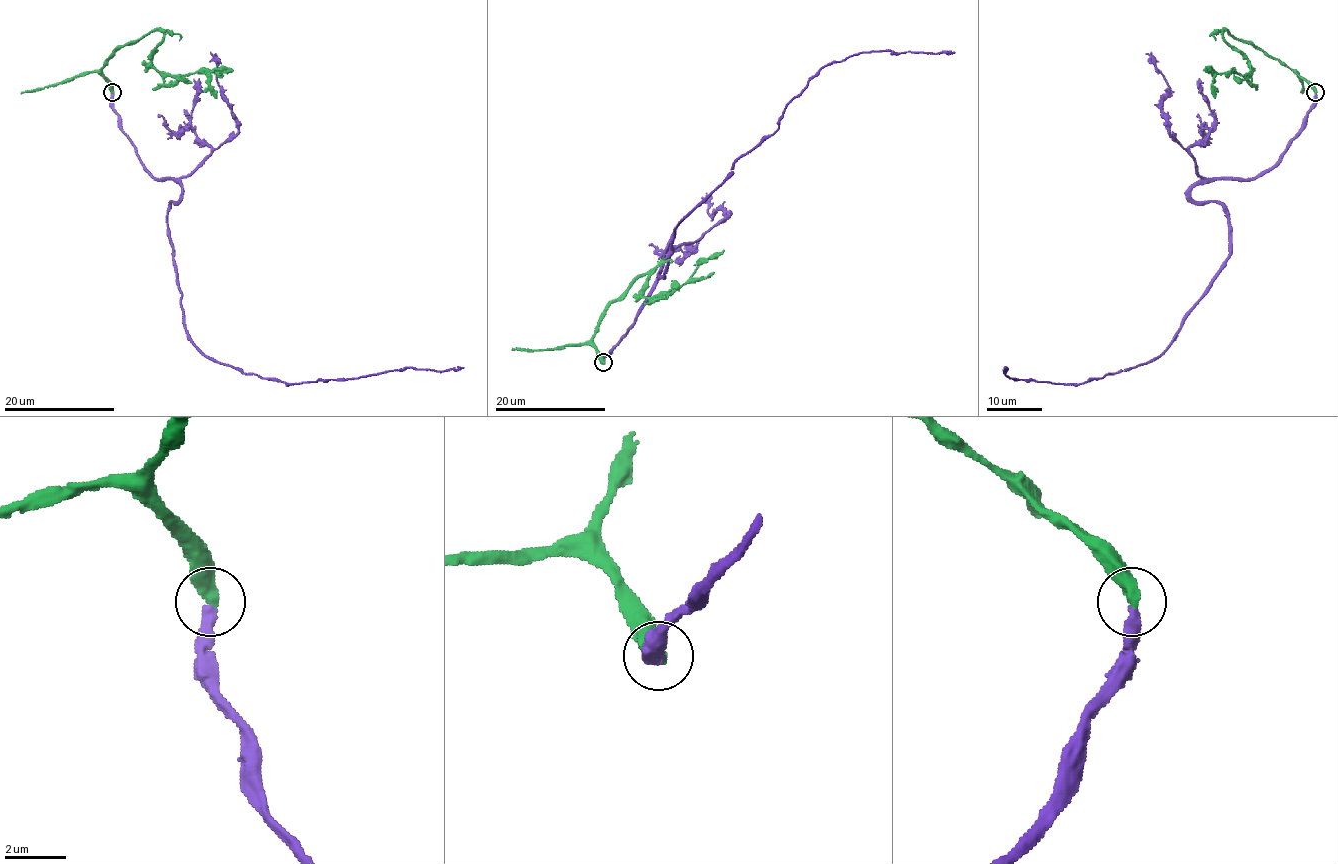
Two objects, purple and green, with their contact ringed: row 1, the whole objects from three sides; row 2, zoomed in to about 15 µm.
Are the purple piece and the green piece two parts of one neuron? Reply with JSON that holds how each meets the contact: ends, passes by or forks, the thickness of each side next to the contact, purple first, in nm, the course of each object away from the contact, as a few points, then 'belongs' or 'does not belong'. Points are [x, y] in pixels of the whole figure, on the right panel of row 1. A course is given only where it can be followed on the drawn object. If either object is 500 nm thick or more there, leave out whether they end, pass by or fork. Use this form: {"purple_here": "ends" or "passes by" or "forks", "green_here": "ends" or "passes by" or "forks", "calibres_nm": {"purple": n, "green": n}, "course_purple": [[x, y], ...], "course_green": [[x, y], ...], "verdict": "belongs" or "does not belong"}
{"purple_here": "ends", "green_here": "ends", "calibres_nm": {"purple": 400, "green": 460}, "course_purple": [[1316, 93], [1273, 166], [1190, 191], [1223, 209], [1229, 258], [1158, 356], [1081, 384], [1010, 378], [1004, 367]], "course_green": [[1316, 93], [1295, 72], [1227, 31], [1222, 38], [1243, 56], [1249, 71], [1244, 75], [1203, 69]], "verdict": "belongs"}

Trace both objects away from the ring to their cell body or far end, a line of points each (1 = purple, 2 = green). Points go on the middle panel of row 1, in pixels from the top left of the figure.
1: (603, 363), (636, 320), (672, 237), (663, 276), (674, 229), (778, 128), (822, 68), (871, 51), (954, 51)
2: (603, 363), (593, 342), (595, 328), (610, 305), (654, 269), (643, 296), (676, 291), (703, 261), (724, 250)

